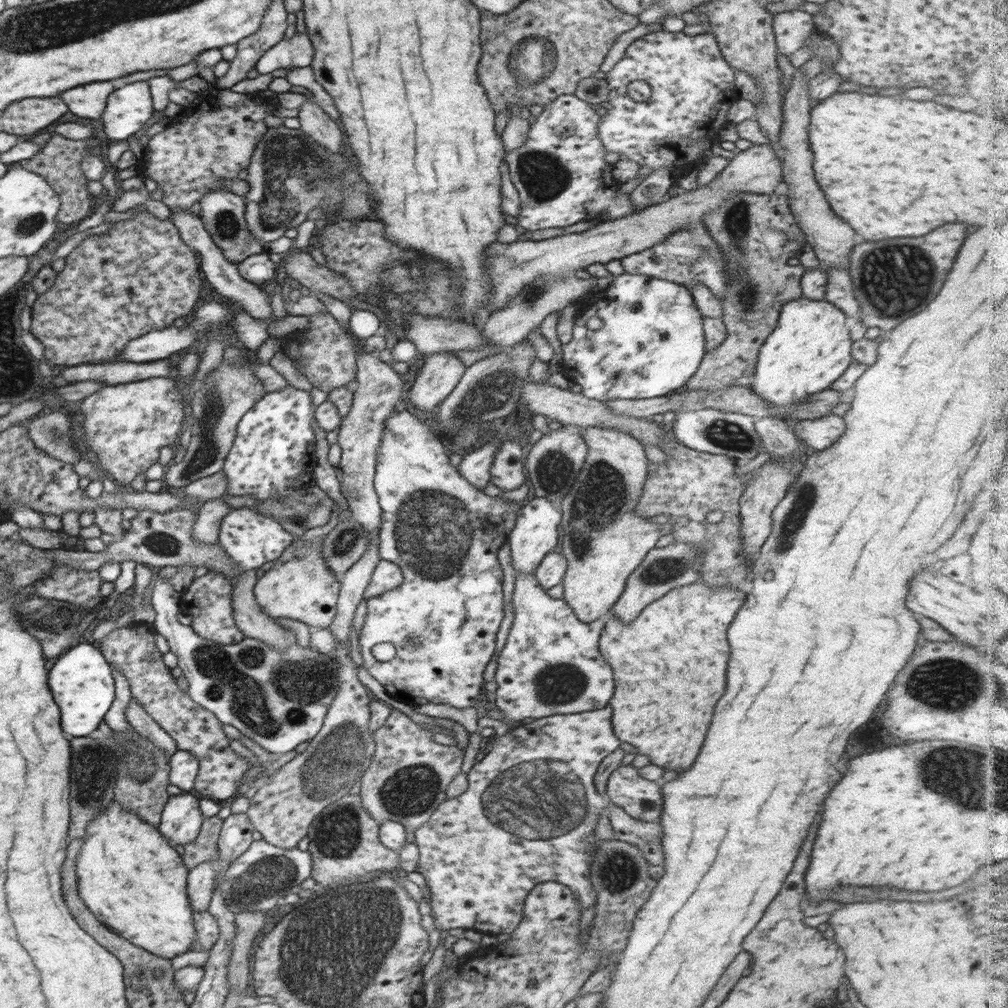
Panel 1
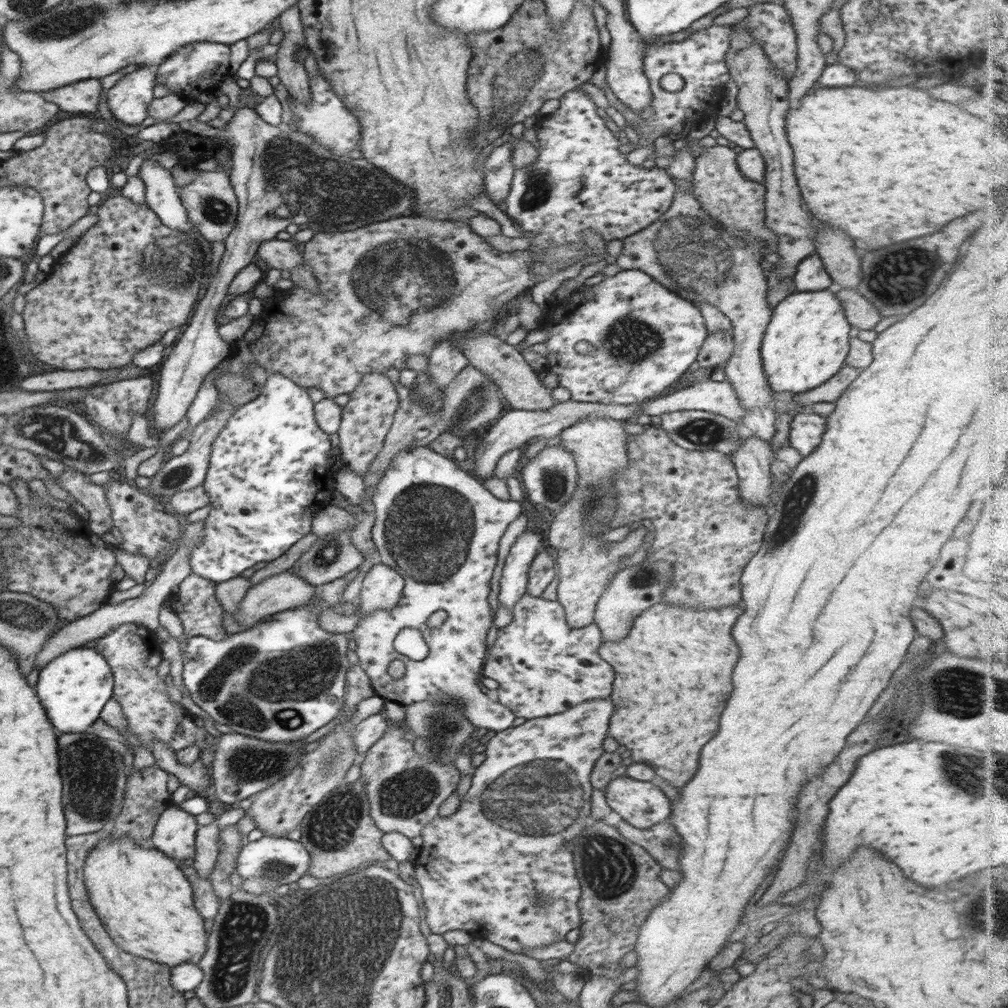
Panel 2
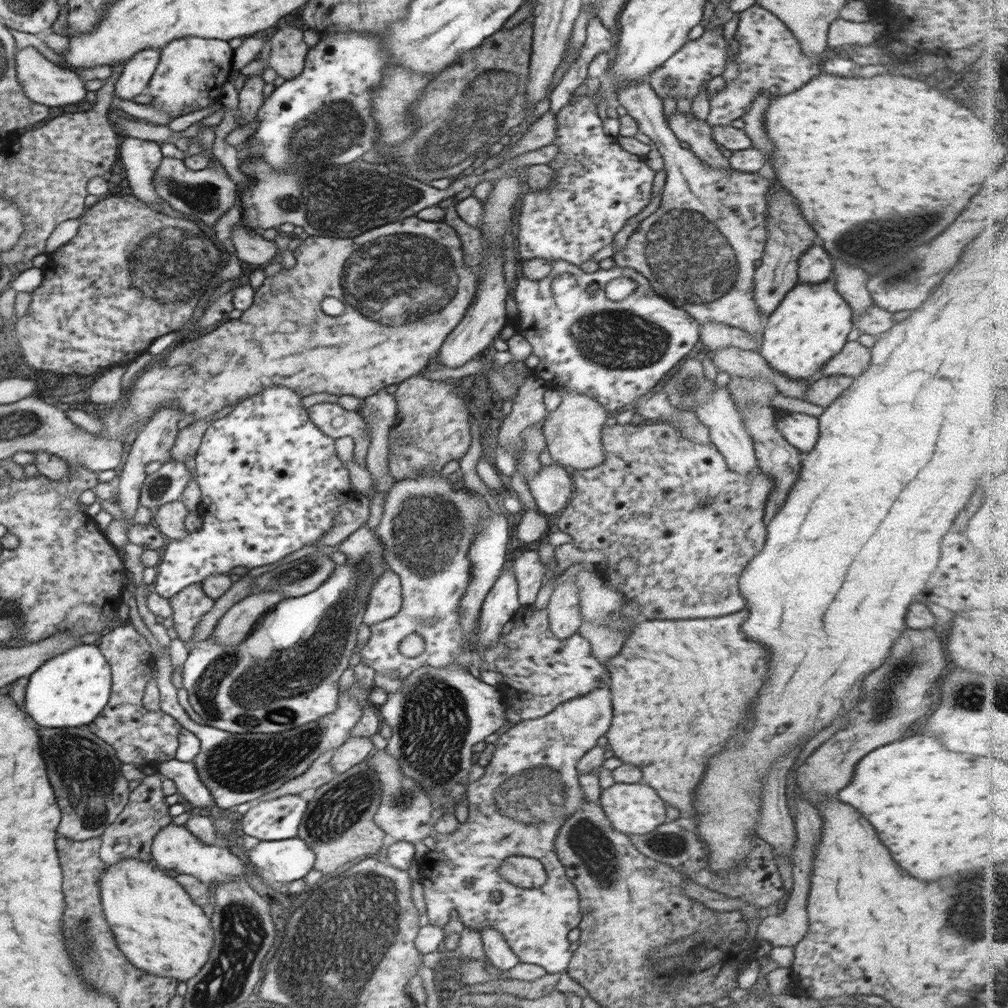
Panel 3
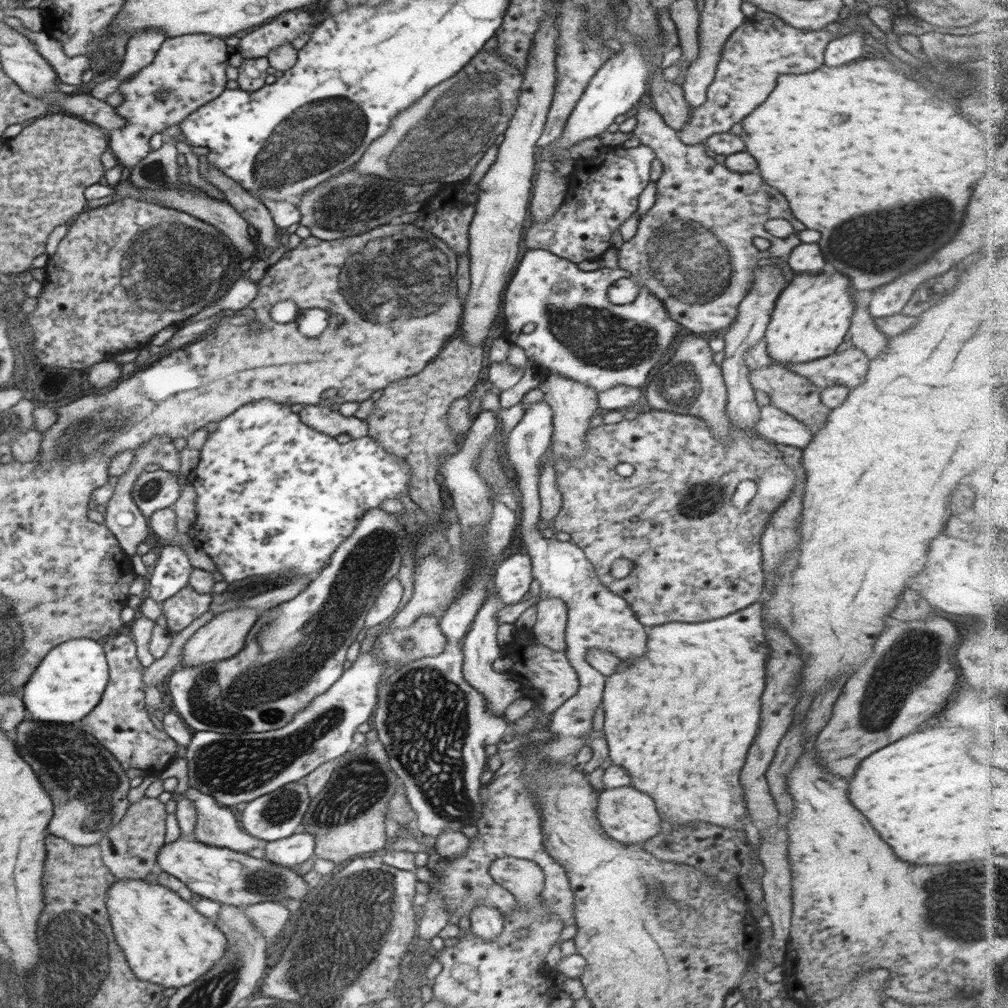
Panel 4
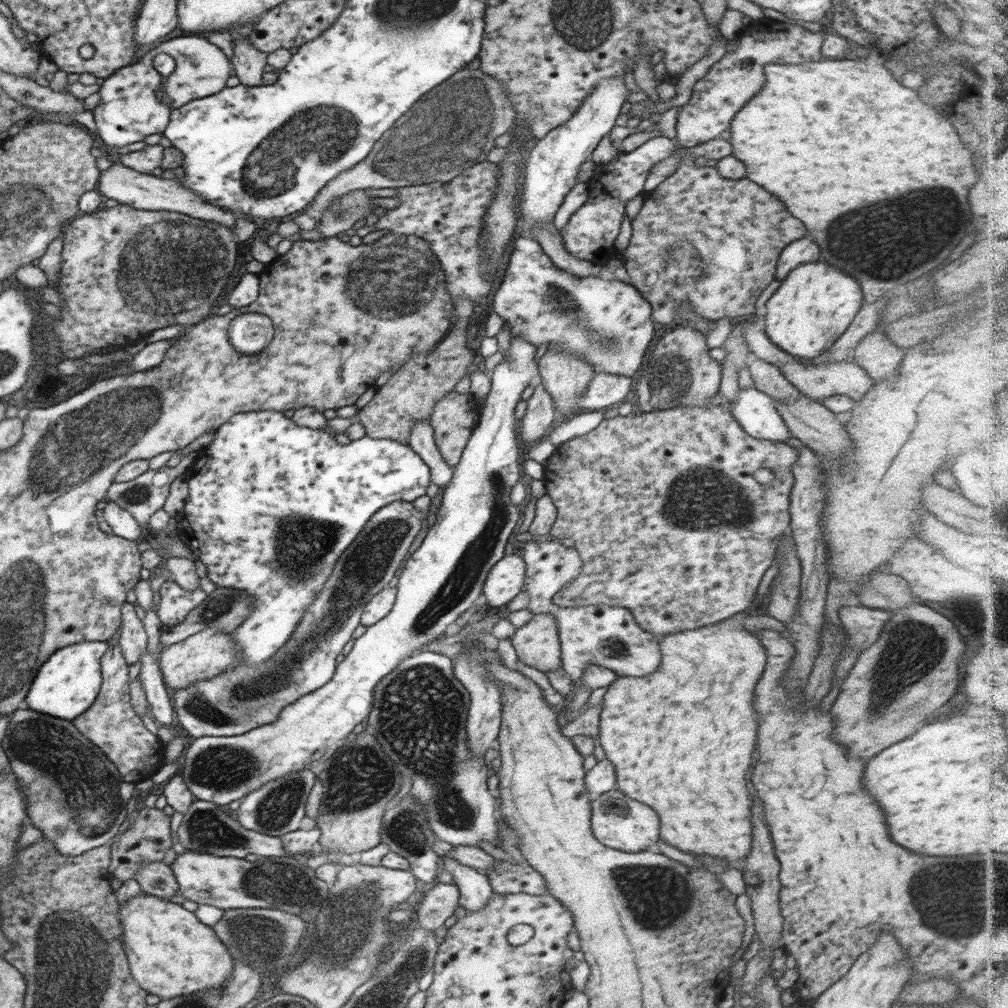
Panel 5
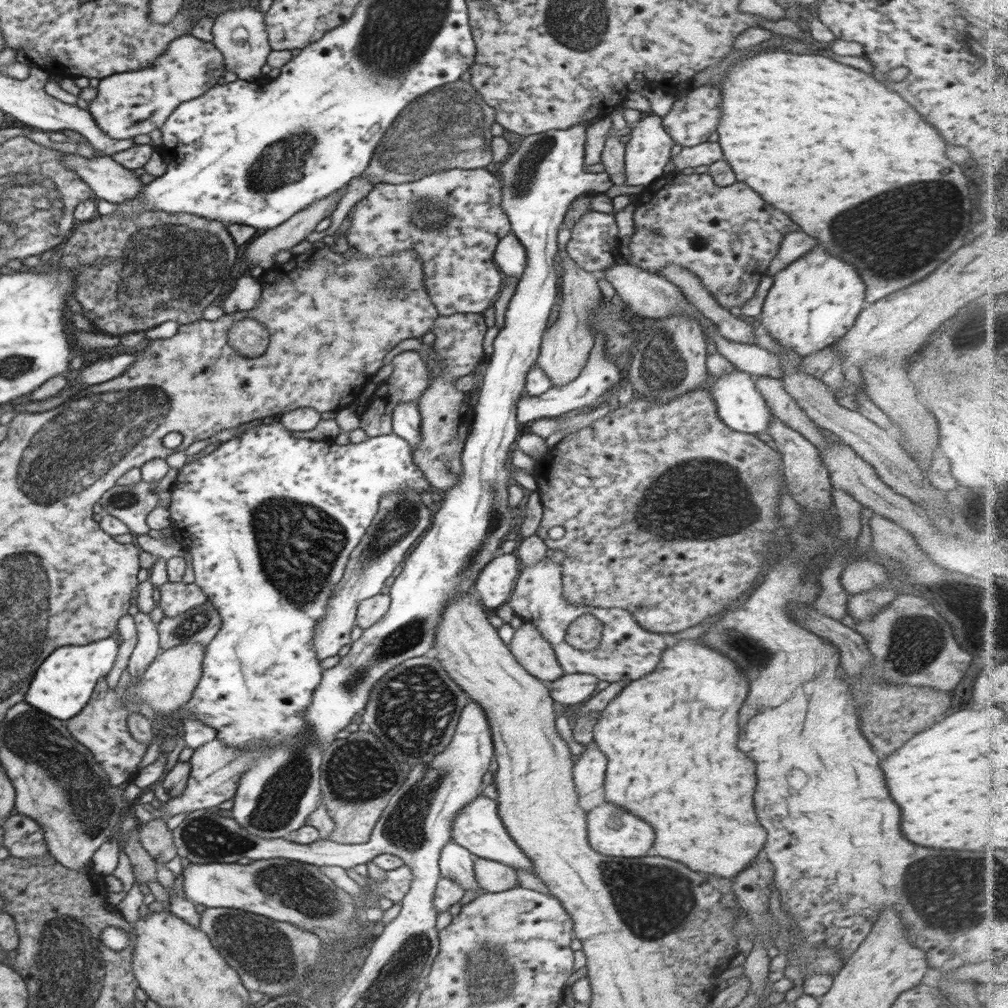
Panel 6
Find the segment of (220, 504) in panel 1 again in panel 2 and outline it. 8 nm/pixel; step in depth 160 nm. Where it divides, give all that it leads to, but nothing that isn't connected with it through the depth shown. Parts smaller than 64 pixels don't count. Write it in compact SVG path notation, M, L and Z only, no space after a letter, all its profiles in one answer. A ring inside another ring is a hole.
M198 521L196 523L190 523L181 541L178 542L177 548L166 559L166 564L162 568L162 572L156 575L152 579L152 585L144 590L144 592L136 598L126 599L119 604L106 604L102 605L98 610L92 612L92 614L83 616L78 620L64 625L60 630L57 630L40 649L40 652L36 655L34 664L36 666L46 666L50 660L58 658L61 654L74 650L75 648L82 648L87 645L92 645L93 642L99 638L108 636L115 628L118 628L121 624L136 623L142 625L152 631L156 630L160 623L158 623L158 614L160 614L160 607L164 600L172 595L172 590L192 573L192 567L190 567L190 552L201 541L203 537L204 521Z

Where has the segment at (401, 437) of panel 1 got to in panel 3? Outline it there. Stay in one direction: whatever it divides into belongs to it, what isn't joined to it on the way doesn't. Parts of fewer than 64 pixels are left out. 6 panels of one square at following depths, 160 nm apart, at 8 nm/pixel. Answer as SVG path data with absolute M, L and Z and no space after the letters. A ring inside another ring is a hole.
M440 472L417 474L416 478L396 481L394 487L384 496L385 513L375 531L385 548L384 562L387 564L387 569L400 577L403 601L398 614L370 626L370 638L358 654L370 668L374 669L375 686L383 688L390 694L398 690L404 678L417 668L423 666L440 668L451 665L454 661L464 660L463 650L473 638L470 632L463 633L459 623L459 604L472 573L469 548L473 538L489 523L492 511L480 496L468 489L462 487L460 490L455 490L448 482L448 478ZM432 618L436 618L433 624L425 623L425 620ZM412 633L422 636L425 649L420 656L408 658L399 651L398 646L405 636ZM392 670L398 670L397 678L390 677Z

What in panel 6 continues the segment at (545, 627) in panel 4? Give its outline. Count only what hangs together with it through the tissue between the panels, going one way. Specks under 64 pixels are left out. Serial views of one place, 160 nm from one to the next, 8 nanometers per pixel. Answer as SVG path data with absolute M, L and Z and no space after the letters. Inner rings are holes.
M531 622L515 630L509 649L524 670L540 680L555 681L565 674L554 649Z

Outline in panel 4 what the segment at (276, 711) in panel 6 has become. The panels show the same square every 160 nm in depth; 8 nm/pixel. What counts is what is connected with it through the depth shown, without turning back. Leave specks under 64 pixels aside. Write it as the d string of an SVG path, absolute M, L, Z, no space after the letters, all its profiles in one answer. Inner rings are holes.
M259 400L245 404L236 412L220 420L216 430L208 434L203 448L199 451L199 464L192 470L188 479L196 489L196 520L191 526L189 534L196 538L196 532L202 536L210 538L200 538L200 547L212 559L218 568L224 582L232 583L250 576L268 576L277 574L278 576L316 576L330 562L334 550L338 548L359 525L359 520L372 508L378 508L382 502L390 499L398 499L398 495L407 493L408 481L411 478L409 464L401 458L396 458L394 454L386 452L378 441L372 440L369 436L364 436L356 440L351 440L347 444L339 444L334 437L317 432L301 422L298 413L290 411L290 405L280 404L273 400ZM296 781L285 784L270 794L253 798L247 802L246 808L242 811L242 818L239 821L241 828L264 842L272 842L296 834L311 803L308 794L307 786Z

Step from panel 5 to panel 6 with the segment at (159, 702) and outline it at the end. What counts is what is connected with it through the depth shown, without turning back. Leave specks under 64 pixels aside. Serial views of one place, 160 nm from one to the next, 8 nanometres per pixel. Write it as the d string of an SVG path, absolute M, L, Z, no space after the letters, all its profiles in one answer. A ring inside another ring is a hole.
M138 612L133 616L137 630L137 643L131 652L127 670L132 679L141 677L148 665L160 654L157 624L150 619L149 613Z

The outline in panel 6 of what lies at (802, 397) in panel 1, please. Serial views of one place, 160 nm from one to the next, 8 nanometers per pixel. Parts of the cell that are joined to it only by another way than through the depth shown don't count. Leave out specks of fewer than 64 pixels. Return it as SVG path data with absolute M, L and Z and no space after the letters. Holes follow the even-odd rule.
M816 246L773 276L760 314L762 328L768 332L768 338L776 340L780 346L793 348L800 356L806 357L835 344L852 328L859 312L866 305L866 288L863 278L852 264L832 256L824 246Z

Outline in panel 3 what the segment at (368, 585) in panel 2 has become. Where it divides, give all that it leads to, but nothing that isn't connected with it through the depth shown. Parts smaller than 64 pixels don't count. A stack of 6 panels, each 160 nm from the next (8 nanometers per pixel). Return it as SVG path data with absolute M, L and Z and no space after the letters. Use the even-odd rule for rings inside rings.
M386 570L370 591L363 623L370 627L392 618L401 609L402 601L403 590L400 577L391 570Z

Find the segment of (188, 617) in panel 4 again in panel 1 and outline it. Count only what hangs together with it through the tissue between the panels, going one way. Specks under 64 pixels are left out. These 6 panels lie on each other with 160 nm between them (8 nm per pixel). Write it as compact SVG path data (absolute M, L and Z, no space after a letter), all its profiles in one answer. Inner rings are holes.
M209 571L195 577L192 584L181 593L178 609L192 616L193 631L211 643L231 645L240 642L245 636L236 626L232 606L233 582L222 573Z

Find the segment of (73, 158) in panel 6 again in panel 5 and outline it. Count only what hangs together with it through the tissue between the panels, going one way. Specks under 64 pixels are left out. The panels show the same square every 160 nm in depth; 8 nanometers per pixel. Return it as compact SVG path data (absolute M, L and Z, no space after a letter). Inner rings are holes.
M114 163L99 174L98 192L107 200L112 198L120 204L131 206L138 210L169 211L198 218L208 222L218 222L233 230L236 214L221 206L214 206L206 202L199 194L192 192L177 182L176 179L162 179L155 175L144 174L128 168L122 163Z

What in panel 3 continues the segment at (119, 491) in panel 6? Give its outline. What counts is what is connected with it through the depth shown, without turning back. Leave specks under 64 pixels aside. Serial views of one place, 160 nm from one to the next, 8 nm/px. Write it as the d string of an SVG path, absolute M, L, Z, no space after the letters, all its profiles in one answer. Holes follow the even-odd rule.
M171 460L157 472L147 474L139 496L140 505L155 511L159 506L180 500L190 481L190 472L184 463Z

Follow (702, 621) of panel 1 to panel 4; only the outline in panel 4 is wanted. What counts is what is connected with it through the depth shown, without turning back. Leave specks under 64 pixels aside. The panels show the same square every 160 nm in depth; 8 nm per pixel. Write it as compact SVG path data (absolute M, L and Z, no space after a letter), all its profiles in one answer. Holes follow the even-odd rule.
M756 601L754 604L729 614L724 618L708 620L706 622L668 622L649 629L647 638L646 656L639 656L634 660L622 660L617 666L617 671L607 677L604 696L601 706L604 710L603 730L609 757L612 765L618 764L626 768L628 776L632 778L631 784L620 788L605 789L599 793L597 806L597 819L600 821L605 833L612 839L622 844L640 844L660 833L660 823L670 822L672 826L680 828L688 822L708 822L718 824L722 828L744 831L742 818L744 818L744 800L742 800L742 788L740 788L740 770L746 762L746 754L752 746L752 740L756 738L758 724L760 724L760 696L764 692L764 674L766 674L766 660L770 654L768 639L764 636L766 627L763 620L763 604Z

